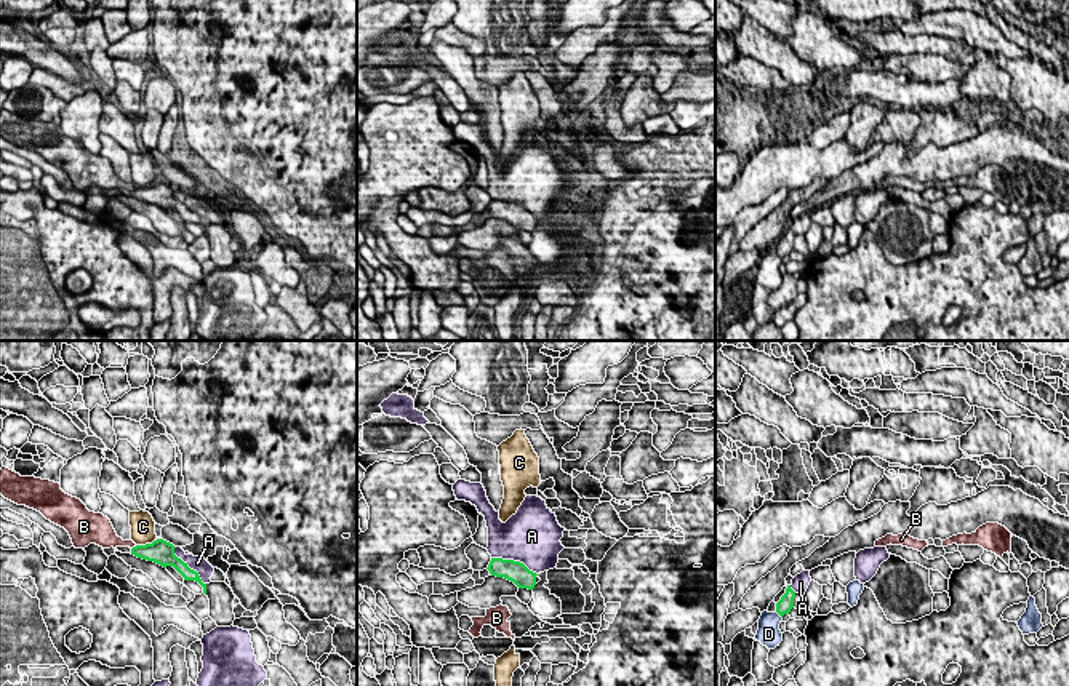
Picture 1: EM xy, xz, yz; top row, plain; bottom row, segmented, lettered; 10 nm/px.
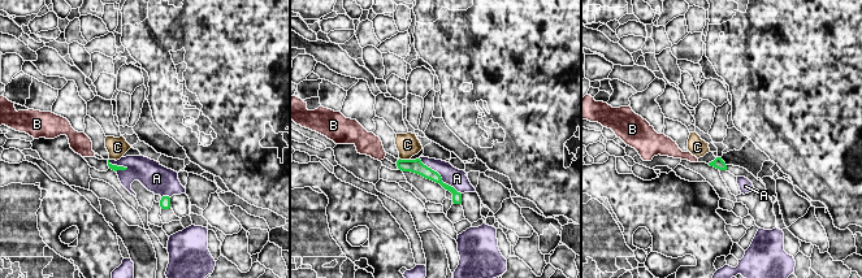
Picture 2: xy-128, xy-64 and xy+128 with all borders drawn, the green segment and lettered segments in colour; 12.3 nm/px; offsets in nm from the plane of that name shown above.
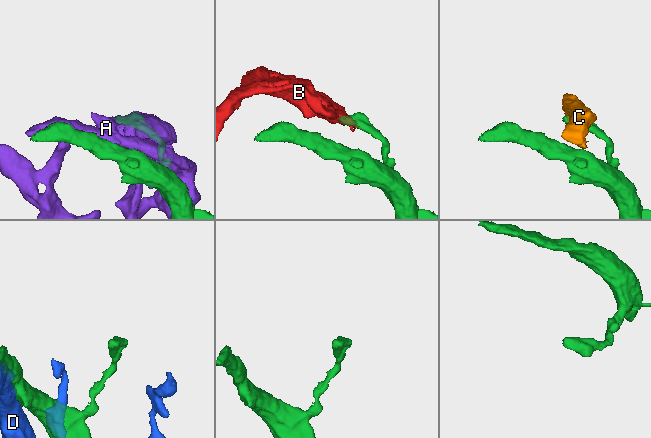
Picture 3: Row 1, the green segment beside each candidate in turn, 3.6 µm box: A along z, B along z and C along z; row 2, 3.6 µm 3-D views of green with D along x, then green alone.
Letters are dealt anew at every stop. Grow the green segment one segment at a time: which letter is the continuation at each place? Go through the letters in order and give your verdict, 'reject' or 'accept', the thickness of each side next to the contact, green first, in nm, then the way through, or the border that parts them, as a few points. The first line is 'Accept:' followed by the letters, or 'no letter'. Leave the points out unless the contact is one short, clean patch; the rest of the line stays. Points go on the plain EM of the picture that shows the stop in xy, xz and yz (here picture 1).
Accept: no letter
A: reject; calibres 220 and 480 nm
B: reject; calibres 220 and 160 nm; border xy (136, 187), (132, 191)
C: reject; calibres 240 and 260 nm; border xy (157, 181), (136, 187)
D: reject; calibres 160 and 240 nm

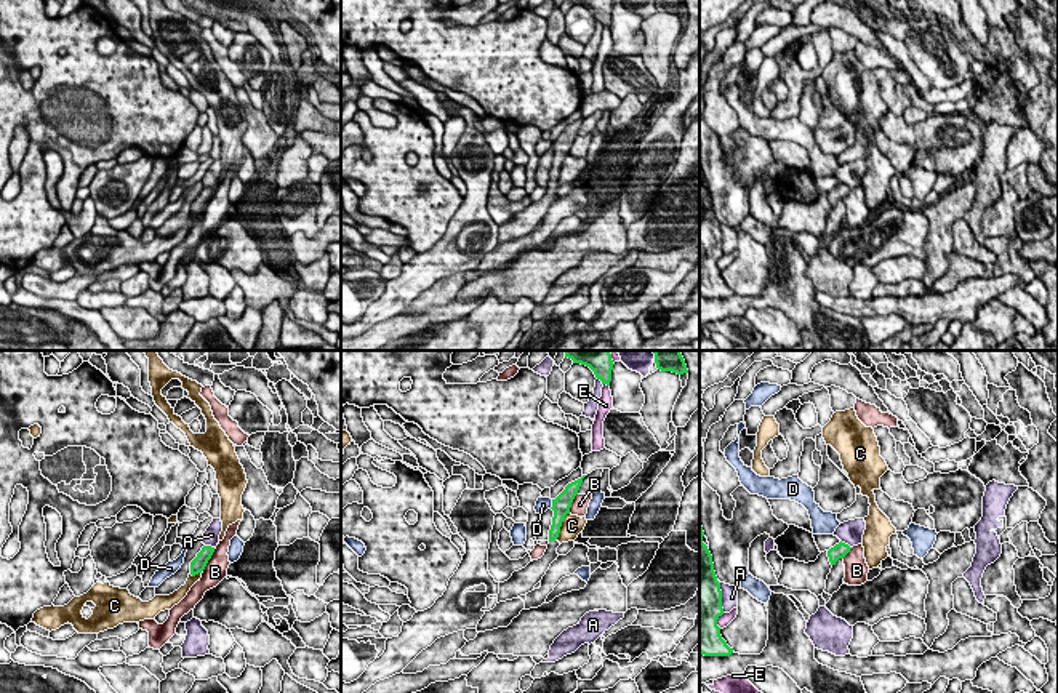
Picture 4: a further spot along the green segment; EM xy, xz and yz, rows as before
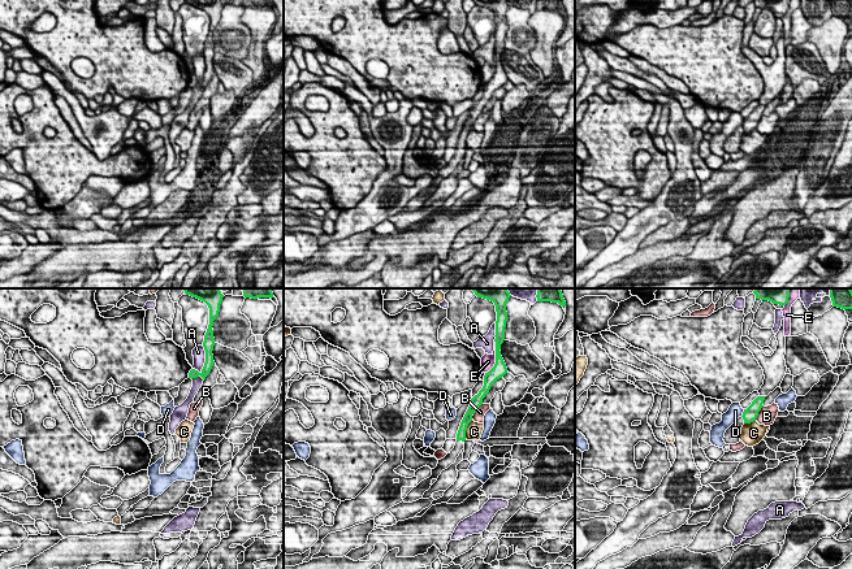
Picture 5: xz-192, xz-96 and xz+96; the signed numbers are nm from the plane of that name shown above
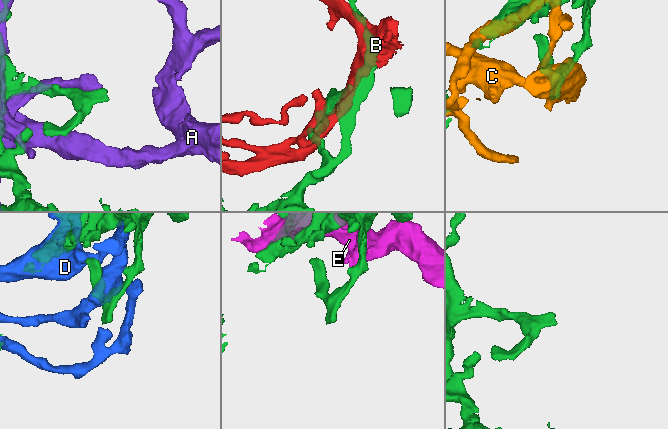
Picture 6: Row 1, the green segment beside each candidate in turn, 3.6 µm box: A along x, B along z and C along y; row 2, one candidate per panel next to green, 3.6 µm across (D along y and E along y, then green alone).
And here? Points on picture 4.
Accept: no letter
A: reject; calibres 160 and 240 nm
B: reject; calibres 160 and 220 nm
C: reject; calibres 190 and 220 nm
D: reject; calibres 190 and 140 nm
E: reject; calibres 190 and 140 nm

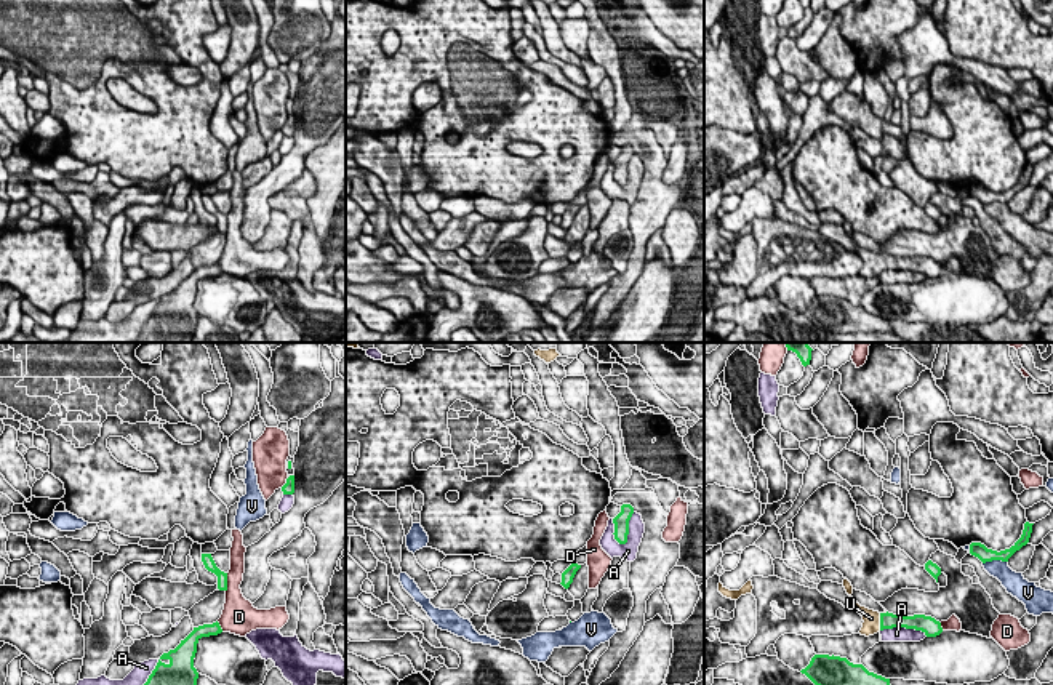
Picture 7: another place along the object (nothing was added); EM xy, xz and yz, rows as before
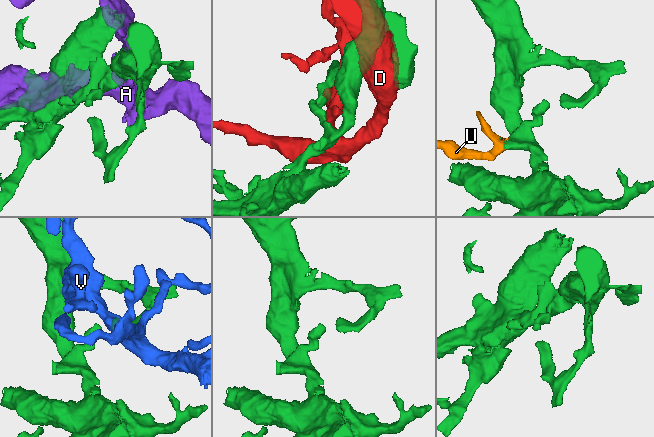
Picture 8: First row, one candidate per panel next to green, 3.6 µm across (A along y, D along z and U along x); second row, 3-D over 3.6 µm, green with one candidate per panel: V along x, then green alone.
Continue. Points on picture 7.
Accept: U
A: reject; calibres 160 and 170 nm
D: reject; calibres 120 and 240 nm
U: accept; calibres 160 and 170 nm; way yz (887, 261), (880, 263), (871, 260)
V: reject; calibres 140 and 190 nm

